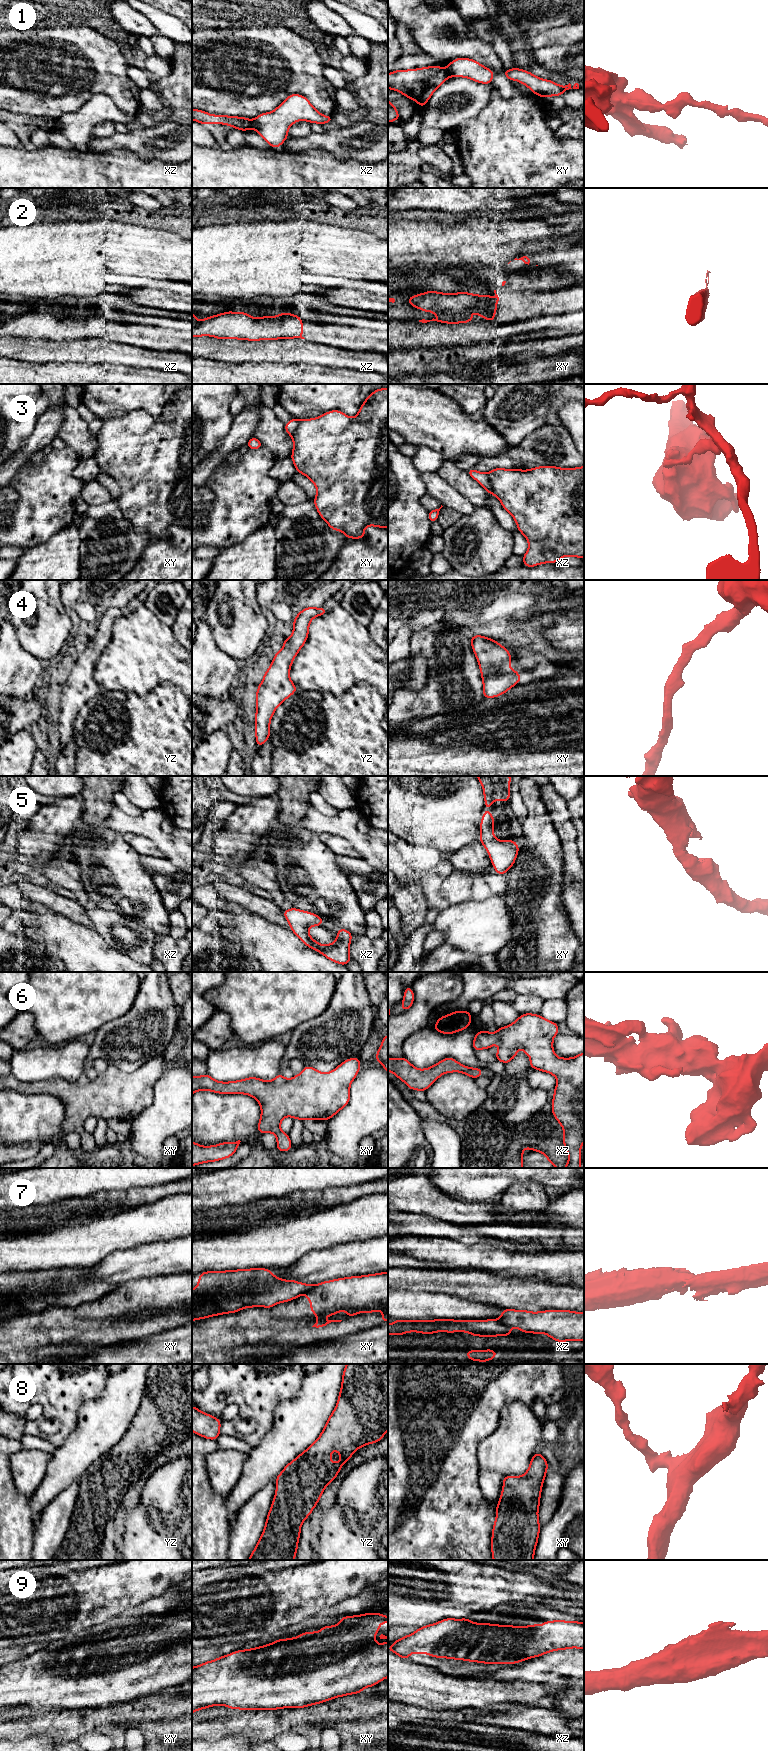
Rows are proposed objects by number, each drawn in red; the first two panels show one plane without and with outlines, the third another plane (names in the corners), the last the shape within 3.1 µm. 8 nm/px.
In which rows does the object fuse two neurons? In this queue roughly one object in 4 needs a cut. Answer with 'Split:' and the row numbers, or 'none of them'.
Split: 1, 2, 3, 7

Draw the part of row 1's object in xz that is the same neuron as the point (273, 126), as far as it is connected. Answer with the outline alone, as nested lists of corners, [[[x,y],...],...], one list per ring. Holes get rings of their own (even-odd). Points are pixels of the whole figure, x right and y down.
[[[291,94],[274,111],[258,115],[253,128],[270,146],[278,148],[288,138],[288,128],[301,120],[321,125],[333,122],[332,115],[322,115],[306,97]]]

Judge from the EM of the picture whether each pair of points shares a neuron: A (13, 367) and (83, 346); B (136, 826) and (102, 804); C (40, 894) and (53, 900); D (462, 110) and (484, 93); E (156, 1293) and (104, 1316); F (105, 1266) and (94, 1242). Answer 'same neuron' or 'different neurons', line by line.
A: different neurons
B: different neurons
C: same neuron
D: same neuron
E: same neuron
F: different neurons

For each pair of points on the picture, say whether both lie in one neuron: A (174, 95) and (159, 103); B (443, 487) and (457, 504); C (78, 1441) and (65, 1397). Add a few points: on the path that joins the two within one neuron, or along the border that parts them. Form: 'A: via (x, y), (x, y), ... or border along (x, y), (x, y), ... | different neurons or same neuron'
A: border along (162, 99), (167, 105) | different neurons
B: via (444, 491), (453, 500) | same neuron
C: border along (81, 1407), (78, 1412), (76, 1427), (58, 1446) | different neurons

